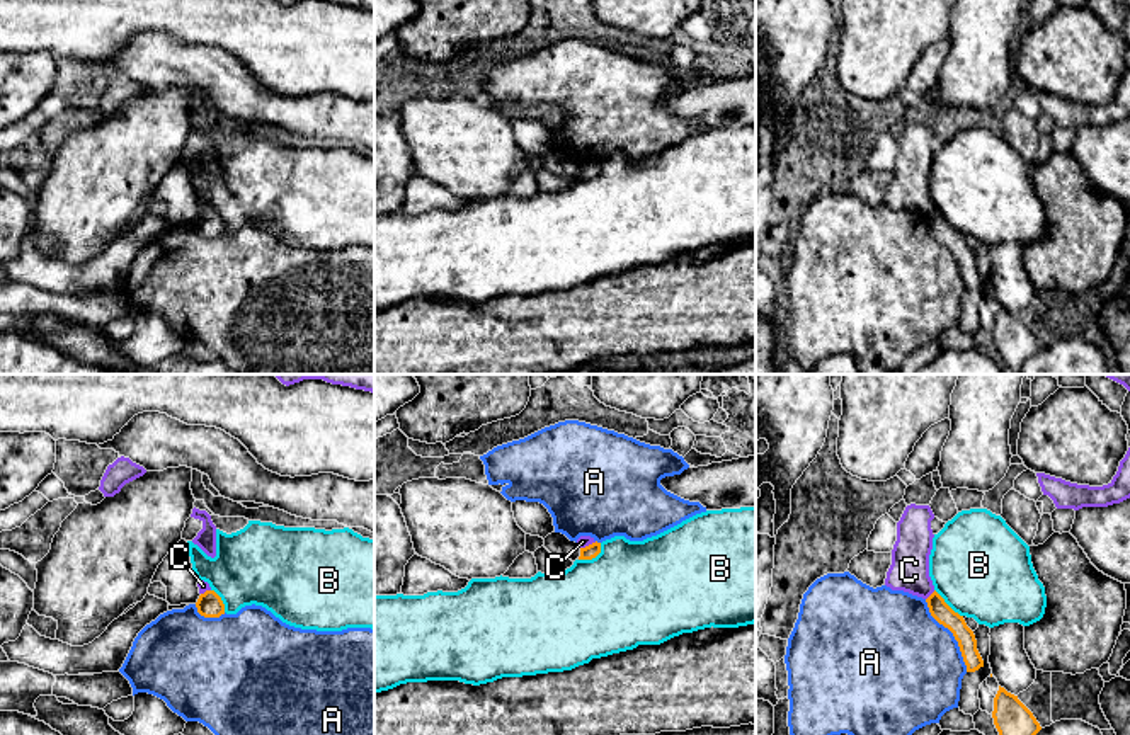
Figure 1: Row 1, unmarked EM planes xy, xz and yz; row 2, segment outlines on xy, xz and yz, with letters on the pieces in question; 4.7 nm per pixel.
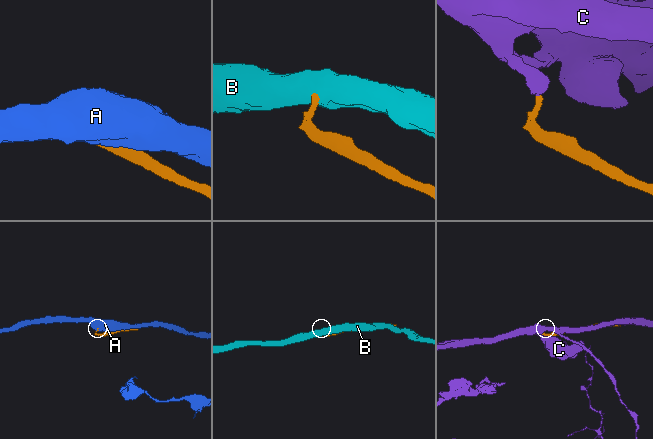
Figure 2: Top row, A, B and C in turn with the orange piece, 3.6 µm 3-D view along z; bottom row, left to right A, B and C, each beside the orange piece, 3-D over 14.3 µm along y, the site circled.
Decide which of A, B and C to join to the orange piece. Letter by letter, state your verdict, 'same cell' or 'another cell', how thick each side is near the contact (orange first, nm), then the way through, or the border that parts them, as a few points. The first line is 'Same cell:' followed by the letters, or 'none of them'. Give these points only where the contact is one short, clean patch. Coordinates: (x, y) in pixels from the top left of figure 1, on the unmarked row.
Same cell: none of them
A: another cell; calibres 90 and 480 nm; border yz (924, 218), (930, 232), (957, 261), (967, 290)
B: another cell; calibres 70 and 480 nm; border xz (601, 162), (601, 169), (594, 176), (579, 179)
C: another cell; calibres 90 and 190 nm; border yz (935, 210), (926, 218)

